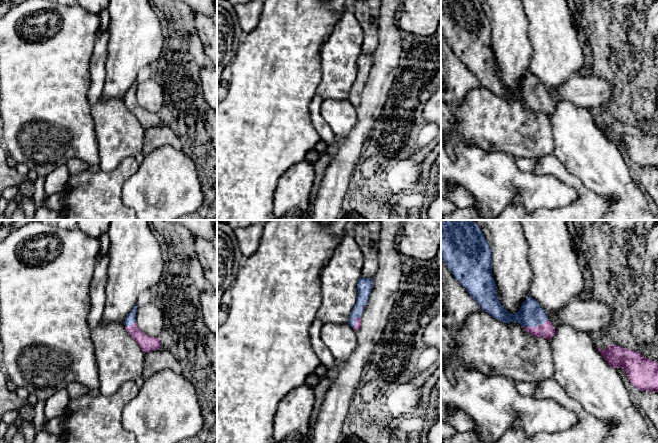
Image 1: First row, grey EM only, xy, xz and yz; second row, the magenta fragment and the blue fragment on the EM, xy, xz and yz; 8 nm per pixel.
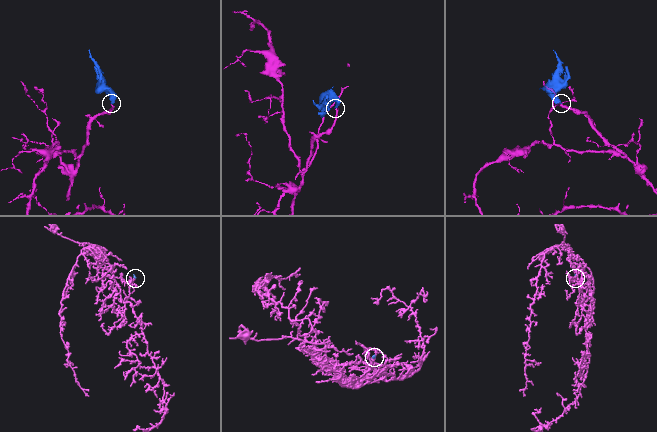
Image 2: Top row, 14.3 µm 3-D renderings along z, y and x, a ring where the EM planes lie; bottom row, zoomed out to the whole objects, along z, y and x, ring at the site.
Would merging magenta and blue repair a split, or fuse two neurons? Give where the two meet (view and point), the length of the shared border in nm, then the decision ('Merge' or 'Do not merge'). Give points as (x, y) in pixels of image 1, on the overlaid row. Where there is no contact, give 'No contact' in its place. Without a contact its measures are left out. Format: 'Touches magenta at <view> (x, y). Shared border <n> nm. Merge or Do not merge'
Touches magenta at yz (536, 326). Shared border 200 nm. Merge

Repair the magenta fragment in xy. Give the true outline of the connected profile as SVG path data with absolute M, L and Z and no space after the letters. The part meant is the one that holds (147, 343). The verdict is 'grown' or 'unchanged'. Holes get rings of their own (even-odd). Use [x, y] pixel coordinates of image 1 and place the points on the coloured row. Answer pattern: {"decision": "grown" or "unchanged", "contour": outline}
{"decision": "grown", "contour": "M138 304L127 315L124 325L128 334L137 342L141 350L145 353L155 351L160 348L159 338L151 337L141 331L136 324L136 311Z"}

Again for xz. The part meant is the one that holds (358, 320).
{"decision": "grown", "contour": "M360 277L357 284L358 295L356 304L350 314L348 324L357 331L361 326L361 316L370 298L373 288L373 278Z"}

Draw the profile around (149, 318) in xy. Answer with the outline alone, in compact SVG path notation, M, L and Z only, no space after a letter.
M152 302L138 305L136 324L141 331L151 337L159 338L164 333L162 311Z

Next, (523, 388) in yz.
M516 381L515 387L520 395L529 396L534 393L537 384L538 383L526 383L522 381Z

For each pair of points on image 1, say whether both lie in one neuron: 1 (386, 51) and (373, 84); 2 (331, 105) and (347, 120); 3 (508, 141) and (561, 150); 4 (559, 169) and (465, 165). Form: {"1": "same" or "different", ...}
{"1": "same", "2": "same", "3": "different", "4": "different"}

